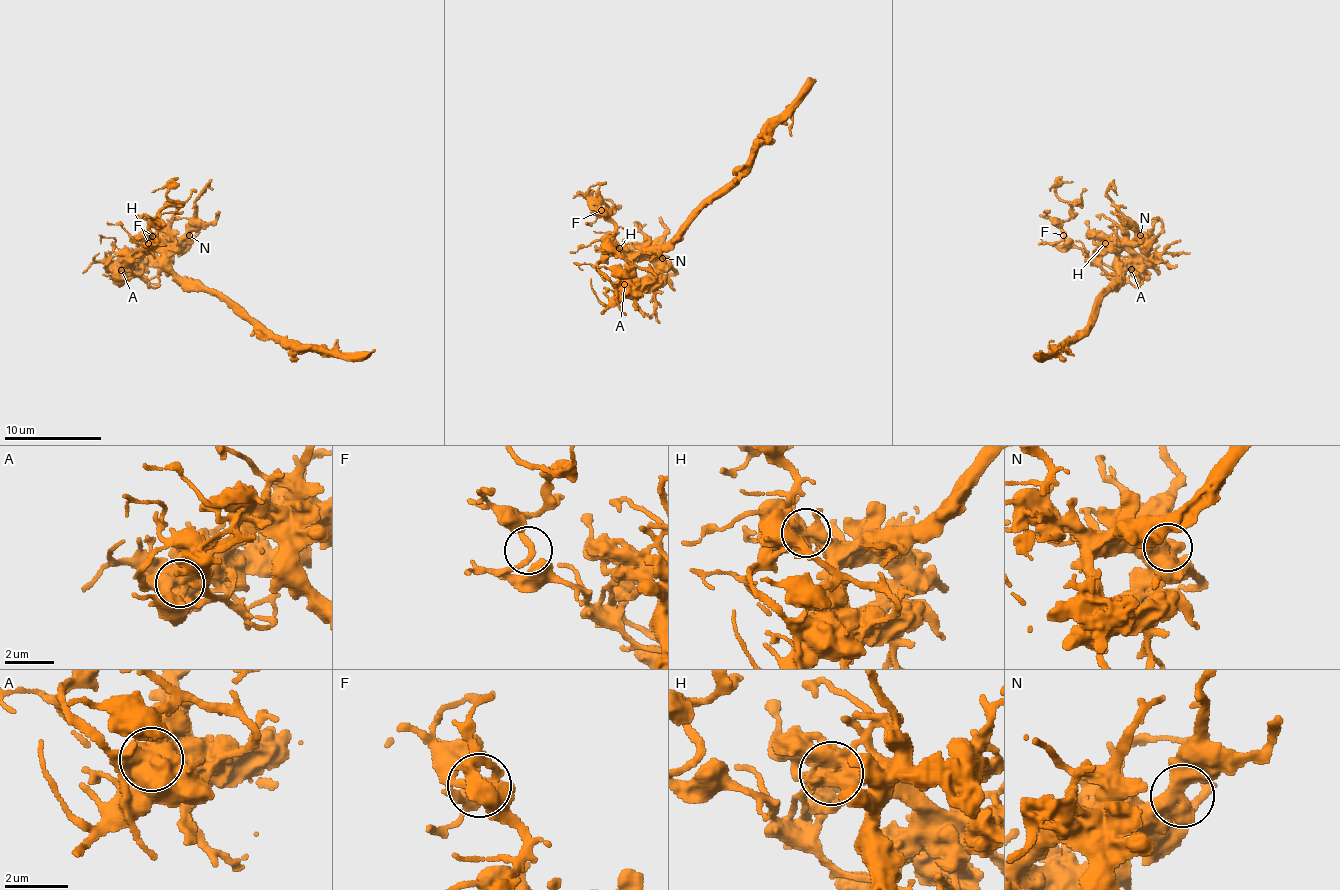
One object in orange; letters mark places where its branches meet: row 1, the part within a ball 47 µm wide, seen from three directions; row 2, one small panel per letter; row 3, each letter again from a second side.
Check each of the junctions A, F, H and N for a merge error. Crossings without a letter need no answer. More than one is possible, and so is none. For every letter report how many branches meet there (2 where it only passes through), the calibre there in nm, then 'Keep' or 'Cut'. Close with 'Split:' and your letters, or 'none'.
A: Branches: 3. Thickness 650 nm. Cut
F: Branches: 3. Thickness 200 nm. Keep
H: Branches: 3. Thickness 550 nm. Cut
N: Branches: 2. Thickness 550 nm. Keep
Split: A, H

